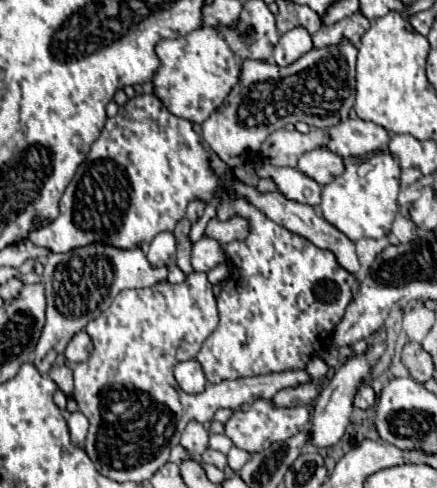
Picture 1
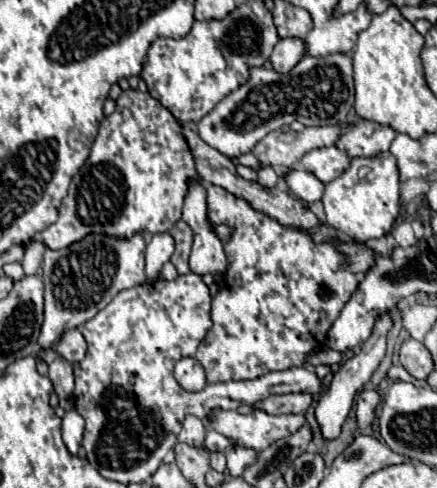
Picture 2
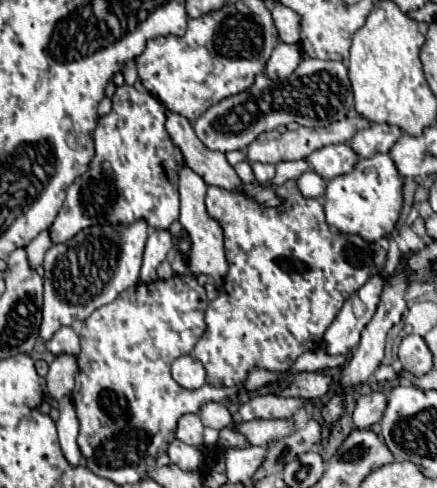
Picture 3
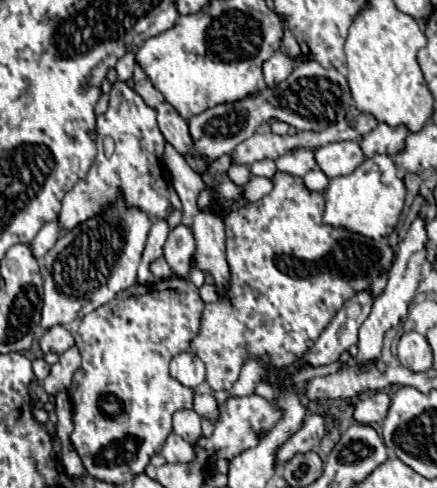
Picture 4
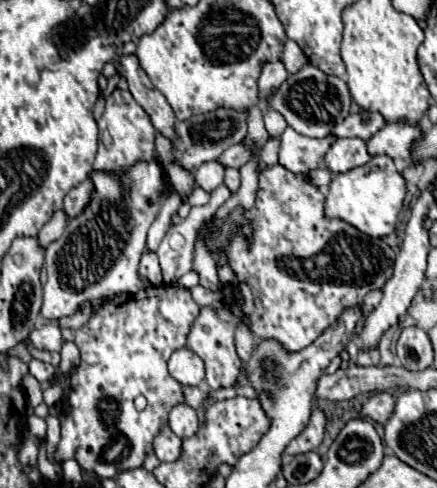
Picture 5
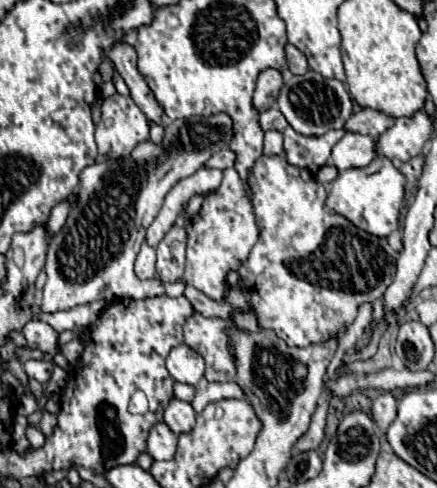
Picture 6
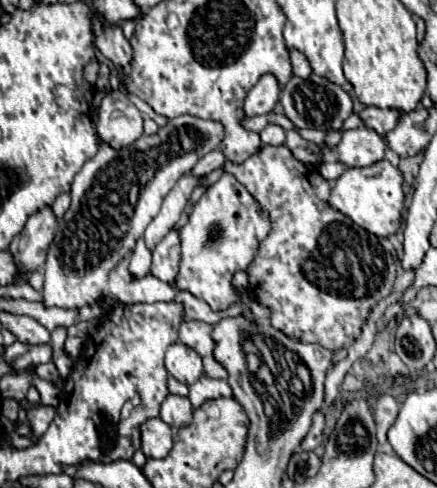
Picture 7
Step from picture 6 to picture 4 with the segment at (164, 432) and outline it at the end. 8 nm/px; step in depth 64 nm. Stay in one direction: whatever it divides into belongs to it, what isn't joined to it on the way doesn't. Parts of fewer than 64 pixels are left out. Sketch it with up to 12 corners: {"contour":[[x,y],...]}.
{"contour":[[170,432],[160,450],[166,462],[192,460],[192,446]]}

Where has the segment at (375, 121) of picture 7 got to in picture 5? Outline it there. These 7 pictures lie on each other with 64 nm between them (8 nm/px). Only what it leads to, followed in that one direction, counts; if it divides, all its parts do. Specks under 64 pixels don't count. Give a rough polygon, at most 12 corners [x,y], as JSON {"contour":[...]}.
{"contour":[[378,112],[350,114],[332,134],[372,138],[386,120]]}

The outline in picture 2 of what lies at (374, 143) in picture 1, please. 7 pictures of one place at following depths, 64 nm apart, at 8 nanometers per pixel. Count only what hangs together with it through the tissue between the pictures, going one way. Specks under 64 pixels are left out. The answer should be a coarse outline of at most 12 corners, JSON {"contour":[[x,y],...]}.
{"contour":[[360,120],[336,146],[350,158],[388,152],[398,132]]}

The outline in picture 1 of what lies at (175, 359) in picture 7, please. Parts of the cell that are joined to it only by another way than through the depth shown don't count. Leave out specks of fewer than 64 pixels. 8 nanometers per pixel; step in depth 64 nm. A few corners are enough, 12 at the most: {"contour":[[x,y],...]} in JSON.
{"contour":[[196,360],[178,362],[174,378],[188,394],[204,392],[204,370]]}

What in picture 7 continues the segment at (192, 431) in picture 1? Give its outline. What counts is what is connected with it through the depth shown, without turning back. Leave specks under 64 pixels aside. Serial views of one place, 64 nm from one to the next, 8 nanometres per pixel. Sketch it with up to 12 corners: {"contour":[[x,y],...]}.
{"contour":[[168,394],[160,418],[172,428],[192,422],[186,396]]}

